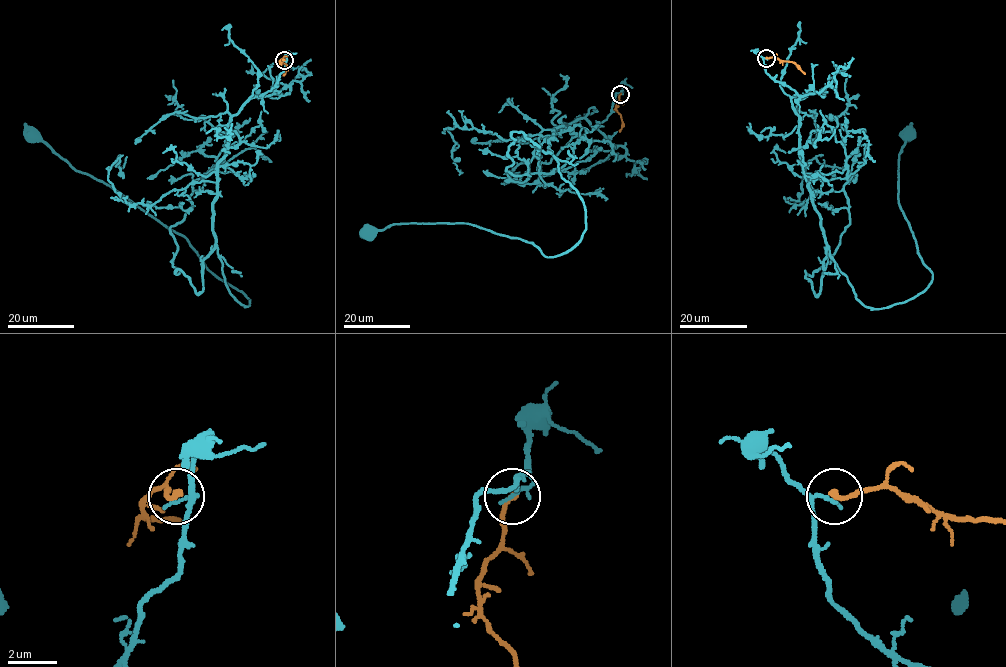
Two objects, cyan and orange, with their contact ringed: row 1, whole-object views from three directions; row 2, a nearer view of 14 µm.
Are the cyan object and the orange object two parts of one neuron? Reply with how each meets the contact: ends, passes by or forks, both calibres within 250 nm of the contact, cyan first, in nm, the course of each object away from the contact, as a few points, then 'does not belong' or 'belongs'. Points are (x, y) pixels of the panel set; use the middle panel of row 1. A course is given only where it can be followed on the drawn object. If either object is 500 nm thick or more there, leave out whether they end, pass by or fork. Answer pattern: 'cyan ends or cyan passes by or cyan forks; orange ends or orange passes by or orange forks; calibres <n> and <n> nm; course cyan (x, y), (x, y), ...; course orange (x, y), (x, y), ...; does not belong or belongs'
cyan ends; orange ends; calibres 170 and 240 nm; course cyan (621, 93), (596, 127), (577, 118), (549, 140), (584, 206), (572, 247), (546, 256), (466, 223), (368, 231); course orange (620, 93), (616, 105), (622, 127), (619, 132); does not belong

